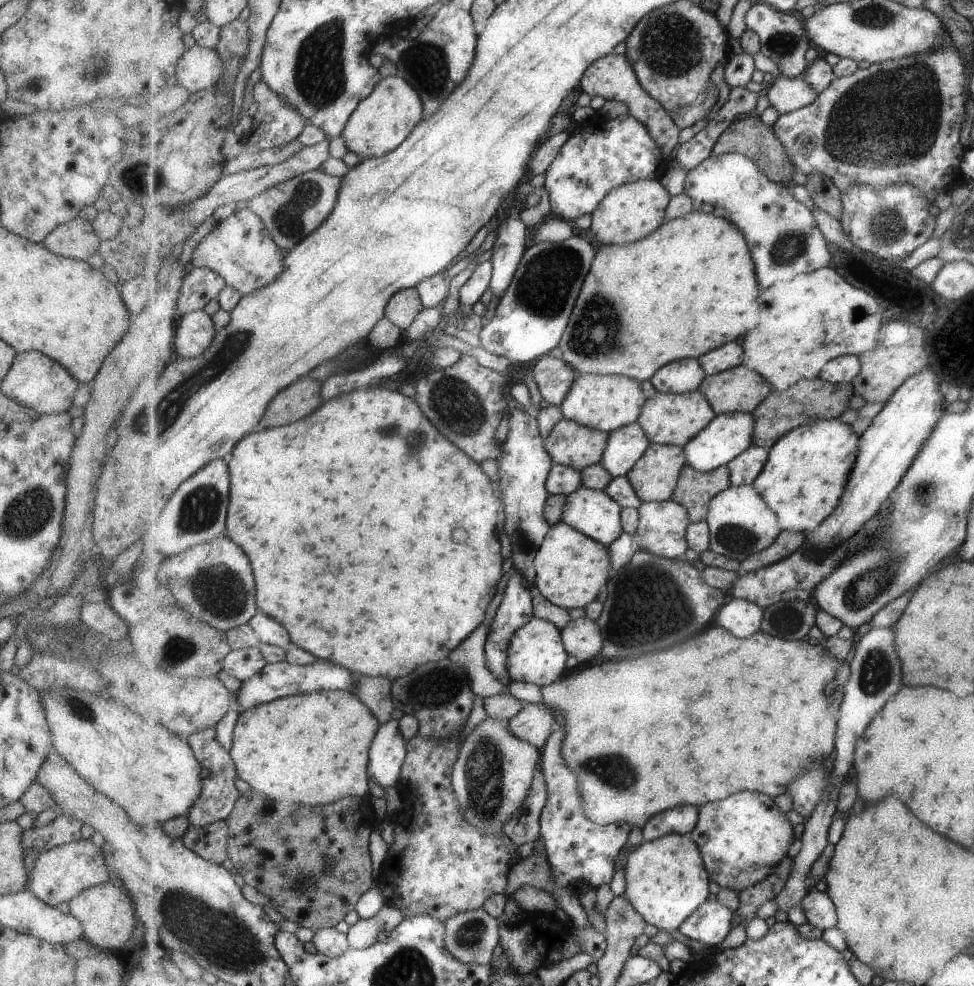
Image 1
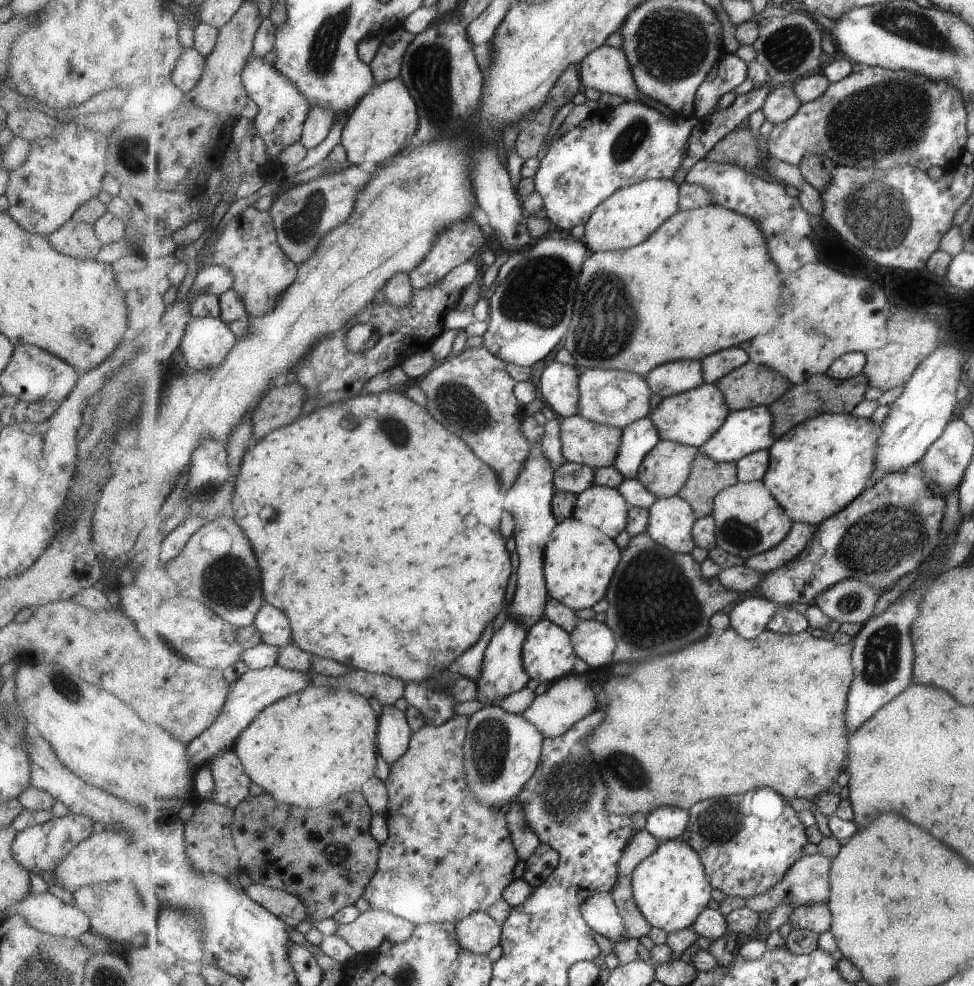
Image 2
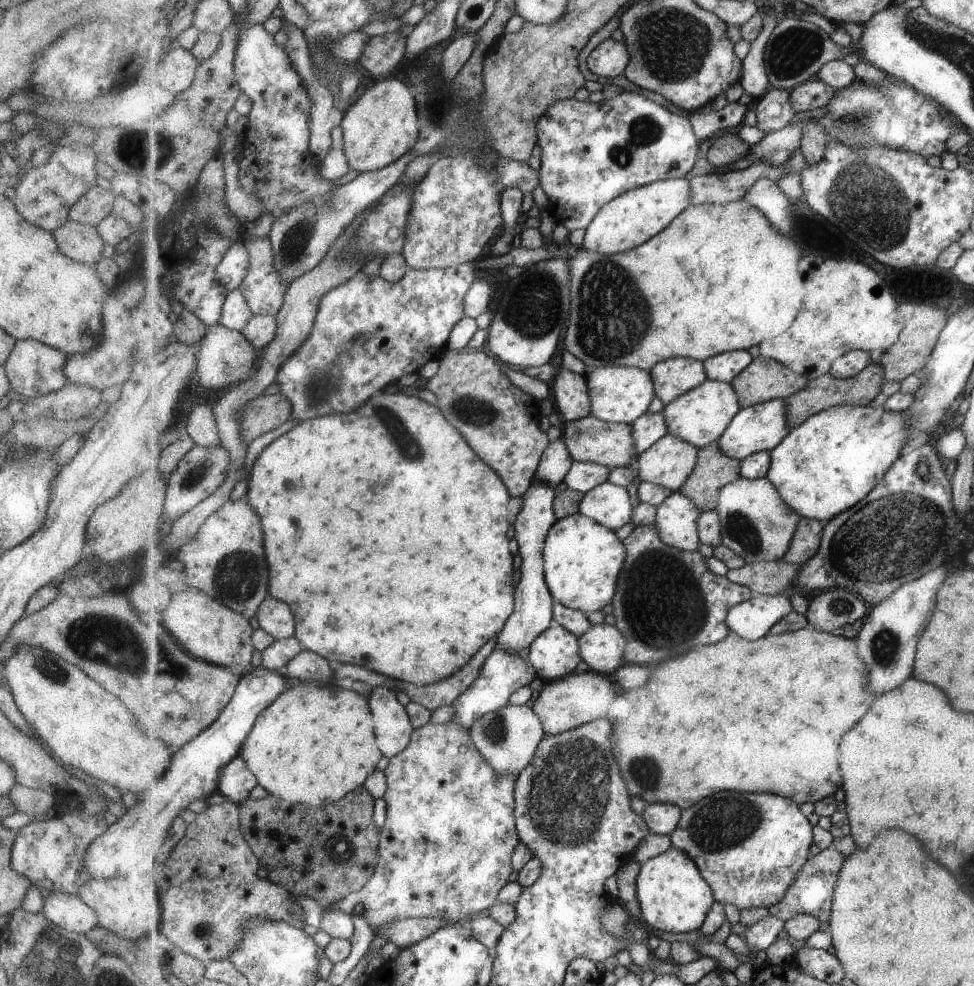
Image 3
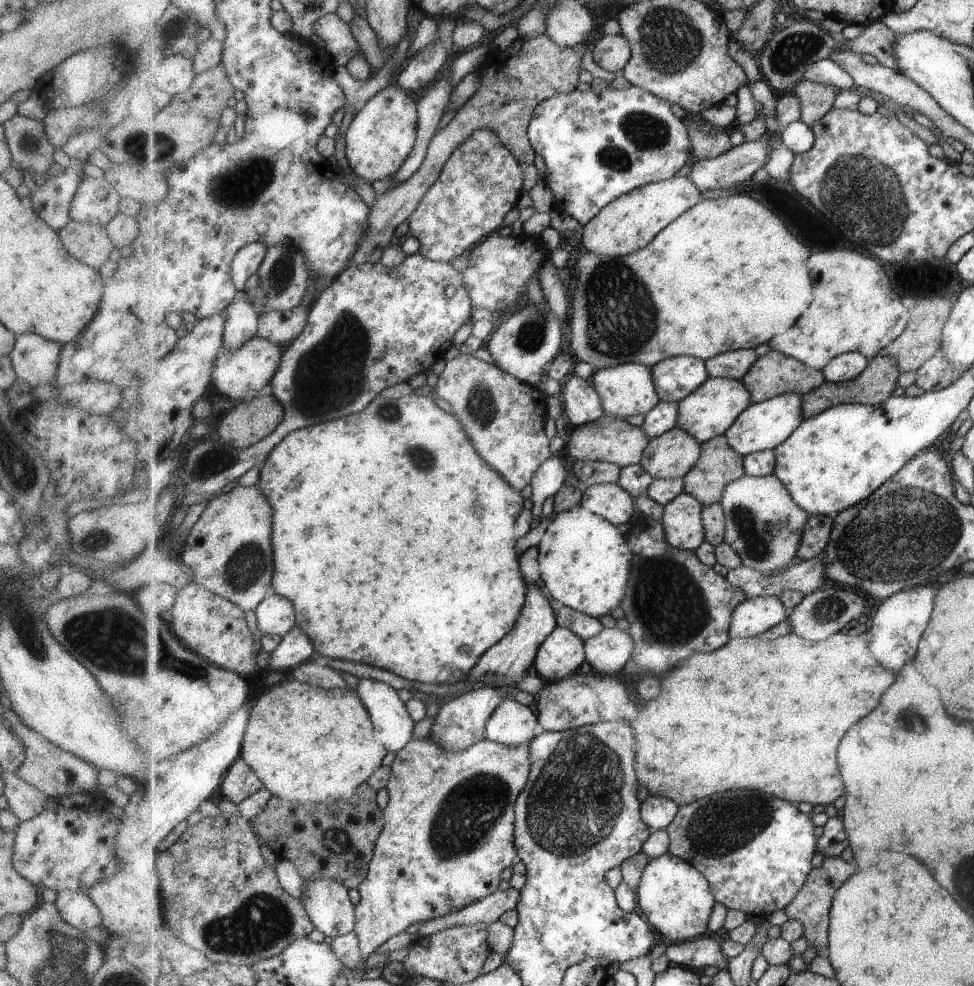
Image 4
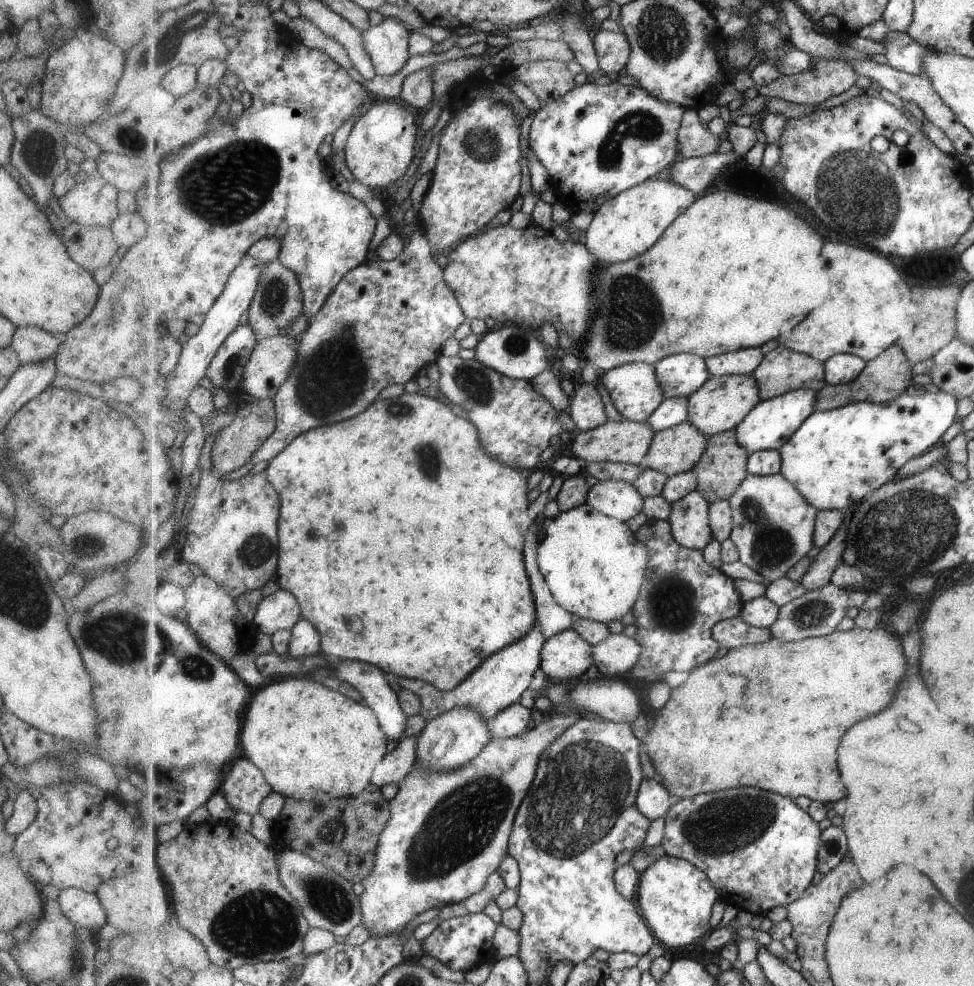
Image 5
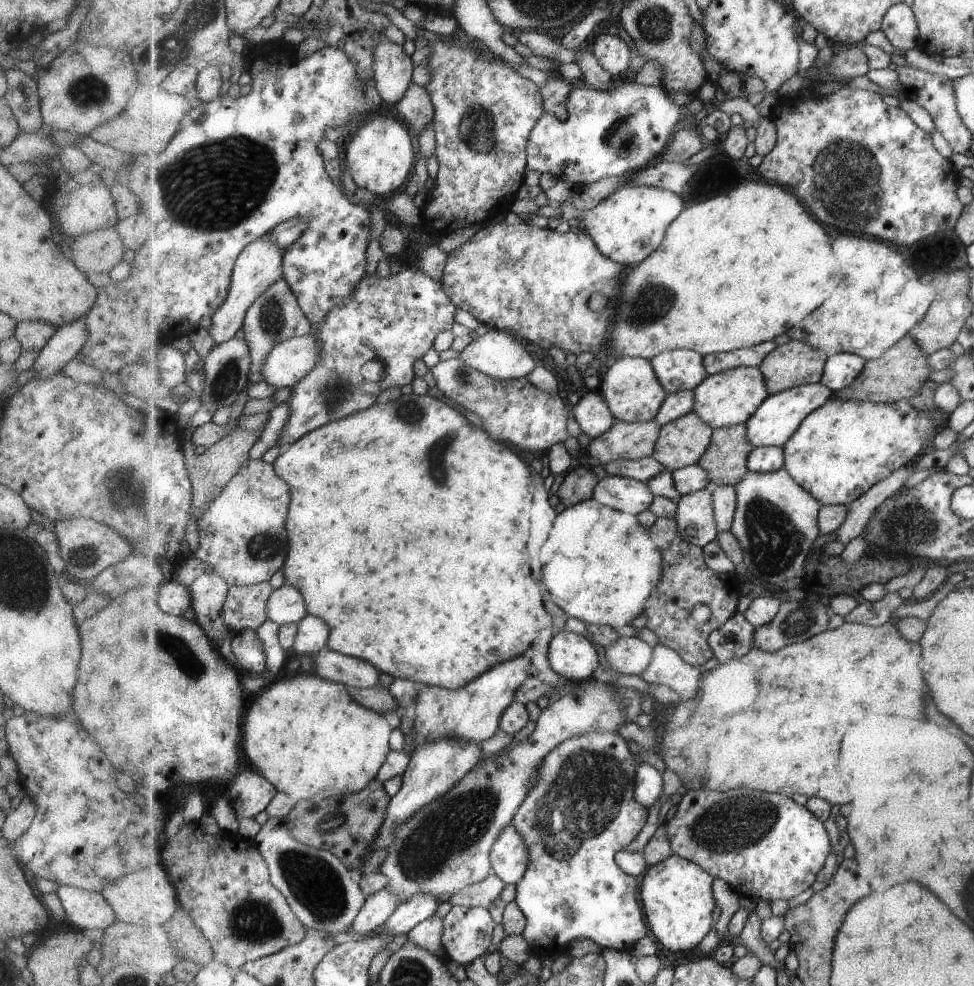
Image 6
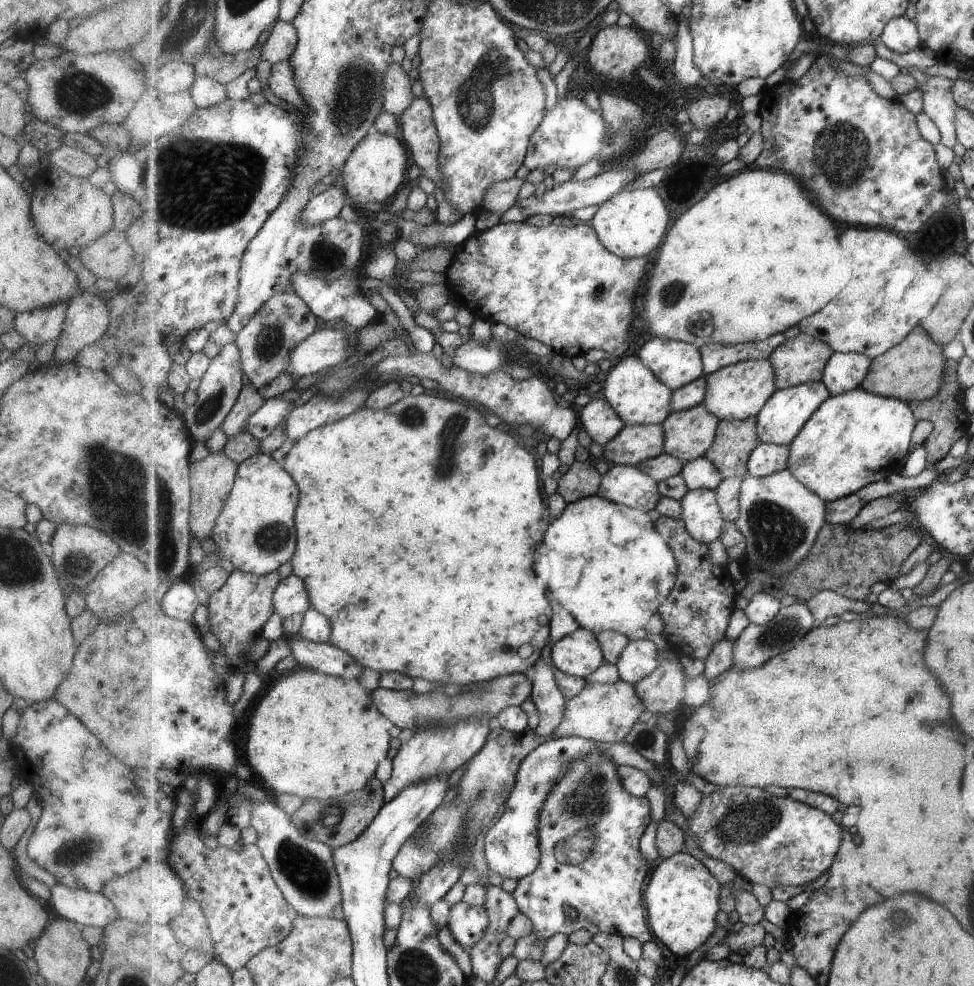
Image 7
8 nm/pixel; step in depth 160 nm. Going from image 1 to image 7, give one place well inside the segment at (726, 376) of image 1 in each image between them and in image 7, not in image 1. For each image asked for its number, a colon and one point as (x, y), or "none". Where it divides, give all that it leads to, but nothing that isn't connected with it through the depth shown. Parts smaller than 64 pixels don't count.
2: (751, 385)
3: (765, 379)
4: (775, 373)
5: (783, 370)
6: (794, 363)
7: (803, 358)

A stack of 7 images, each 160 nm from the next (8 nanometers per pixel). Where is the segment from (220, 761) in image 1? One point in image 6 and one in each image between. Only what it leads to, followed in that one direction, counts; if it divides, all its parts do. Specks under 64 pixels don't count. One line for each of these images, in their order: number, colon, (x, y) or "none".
2: (232, 783)
3: (238, 780)
4: (241, 781)
5: (246, 787)
6: (250, 792)

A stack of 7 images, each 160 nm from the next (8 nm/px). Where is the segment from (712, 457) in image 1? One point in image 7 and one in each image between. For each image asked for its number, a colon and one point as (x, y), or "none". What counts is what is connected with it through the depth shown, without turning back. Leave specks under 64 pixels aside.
2: (746, 431)
3: (762, 427)
4: (763, 426)
5: (773, 422)
6: (780, 416)
7: (786, 413)

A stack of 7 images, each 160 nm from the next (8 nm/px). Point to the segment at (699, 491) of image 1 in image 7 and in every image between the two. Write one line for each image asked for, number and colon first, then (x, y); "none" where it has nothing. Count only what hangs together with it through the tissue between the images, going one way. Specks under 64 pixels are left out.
2: (708, 478)
3: (714, 470)
4: (720, 464)
5: (724, 466)
6: (726, 459)
7: (736, 440)

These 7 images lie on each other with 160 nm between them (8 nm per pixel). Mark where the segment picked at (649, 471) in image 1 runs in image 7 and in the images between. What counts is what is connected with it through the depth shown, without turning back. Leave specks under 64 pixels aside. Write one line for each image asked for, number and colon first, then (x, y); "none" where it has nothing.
2: (666, 469)
3: (670, 461)
4: (672, 455)
5: (679, 448)
6: (683, 441)
7: (690, 433)

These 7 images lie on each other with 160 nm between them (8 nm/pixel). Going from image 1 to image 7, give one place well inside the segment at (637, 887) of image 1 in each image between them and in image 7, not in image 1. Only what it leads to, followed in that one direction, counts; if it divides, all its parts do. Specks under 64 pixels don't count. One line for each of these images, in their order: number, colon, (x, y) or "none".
2: (671, 886)
3: (674, 896)
4: (678, 900)
5: (676, 898)
6: (678, 895)
7: (682, 897)

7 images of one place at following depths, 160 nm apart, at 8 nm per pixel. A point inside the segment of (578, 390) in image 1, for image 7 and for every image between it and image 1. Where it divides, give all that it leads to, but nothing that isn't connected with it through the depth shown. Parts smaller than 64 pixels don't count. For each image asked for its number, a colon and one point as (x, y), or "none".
2: (611, 397)
3: (619, 394)
4: (629, 388)
5: (635, 390)
6: (631, 386)
7: (640, 397)

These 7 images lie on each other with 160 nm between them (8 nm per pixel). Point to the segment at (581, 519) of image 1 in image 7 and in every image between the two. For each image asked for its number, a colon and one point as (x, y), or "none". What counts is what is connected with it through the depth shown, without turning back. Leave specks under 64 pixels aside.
2: (603, 507)
3: (608, 503)
4: (611, 501)
5: (620, 499)
6: (628, 494)
7: (630, 485)

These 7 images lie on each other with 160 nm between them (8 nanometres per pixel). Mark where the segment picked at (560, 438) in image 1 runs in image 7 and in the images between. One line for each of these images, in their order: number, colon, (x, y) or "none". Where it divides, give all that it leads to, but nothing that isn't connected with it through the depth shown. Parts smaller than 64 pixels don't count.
2: (586, 442)
3: (590, 439)
4: (611, 439)
5: (626, 441)
6: (625, 440)
7: (635, 444)

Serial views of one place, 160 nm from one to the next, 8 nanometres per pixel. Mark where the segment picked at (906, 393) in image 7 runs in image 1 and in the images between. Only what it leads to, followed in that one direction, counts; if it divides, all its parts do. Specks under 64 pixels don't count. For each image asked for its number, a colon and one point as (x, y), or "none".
1: (809, 400)
2: (820, 394)
3: (828, 391)
4: (875, 385)
5: (884, 379)
6: (901, 373)

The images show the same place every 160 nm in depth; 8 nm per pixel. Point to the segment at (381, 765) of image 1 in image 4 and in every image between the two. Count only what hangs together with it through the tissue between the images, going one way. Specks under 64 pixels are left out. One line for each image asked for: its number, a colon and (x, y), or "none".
2: (395, 733)
3: (394, 728)
4: (393, 725)

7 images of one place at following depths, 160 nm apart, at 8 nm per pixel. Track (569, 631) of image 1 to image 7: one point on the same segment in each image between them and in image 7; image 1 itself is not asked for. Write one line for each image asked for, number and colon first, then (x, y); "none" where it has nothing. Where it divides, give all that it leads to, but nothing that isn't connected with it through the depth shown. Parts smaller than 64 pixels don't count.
2: (595, 643)
3: (603, 647)
4: (607, 652)
5: (614, 657)
6: (629, 655)
7: (640, 658)

